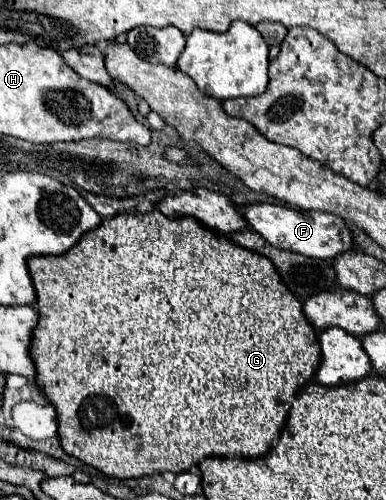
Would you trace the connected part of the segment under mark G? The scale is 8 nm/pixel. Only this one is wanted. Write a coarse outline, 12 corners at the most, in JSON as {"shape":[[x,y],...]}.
{"shape":[[161,211],[31,257],[35,381],[109,477],[269,455],[321,365]]}

